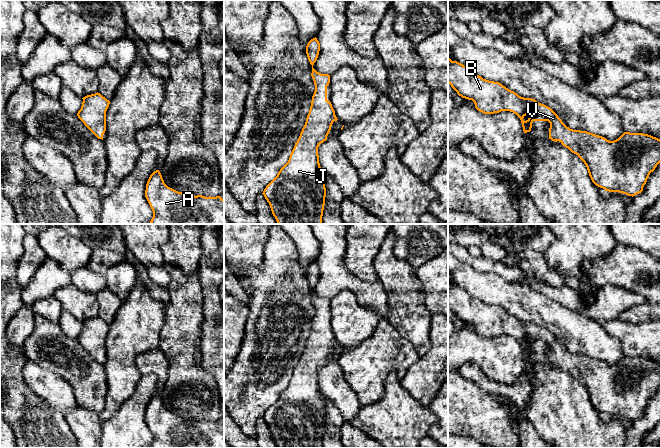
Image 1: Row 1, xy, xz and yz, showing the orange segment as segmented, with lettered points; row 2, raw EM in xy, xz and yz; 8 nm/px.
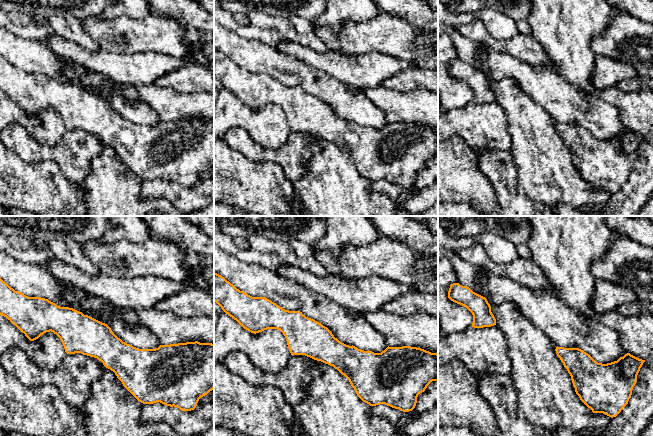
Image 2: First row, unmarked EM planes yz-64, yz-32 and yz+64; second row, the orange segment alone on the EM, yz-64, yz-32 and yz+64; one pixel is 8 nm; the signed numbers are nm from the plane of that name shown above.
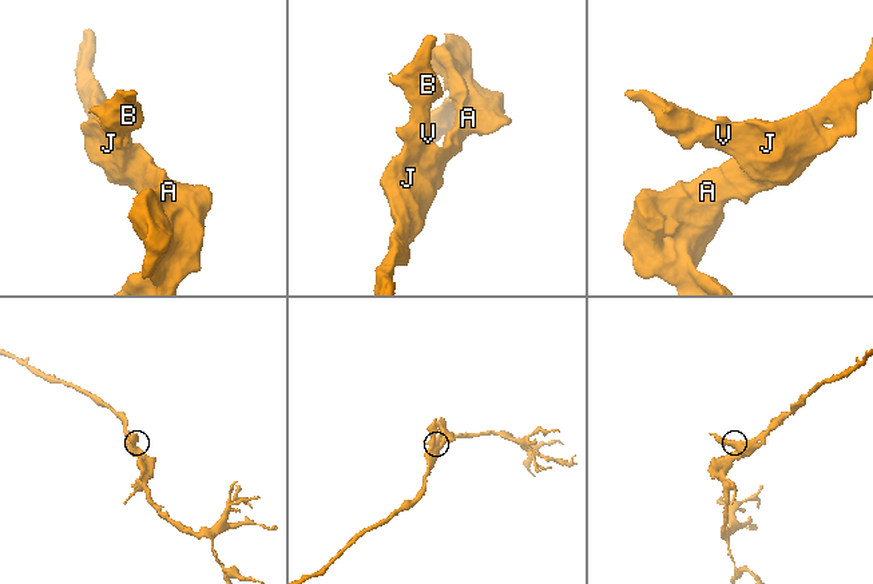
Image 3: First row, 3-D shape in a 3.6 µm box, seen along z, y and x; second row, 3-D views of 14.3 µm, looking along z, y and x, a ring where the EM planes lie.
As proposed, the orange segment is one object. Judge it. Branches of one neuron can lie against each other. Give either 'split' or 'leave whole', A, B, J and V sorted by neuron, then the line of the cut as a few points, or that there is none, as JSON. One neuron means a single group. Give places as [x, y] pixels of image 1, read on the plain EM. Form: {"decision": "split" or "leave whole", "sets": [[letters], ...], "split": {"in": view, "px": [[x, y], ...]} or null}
{"decision": "leave whole", "sets": [["A", "B", "J", "V"]], "split": null}

